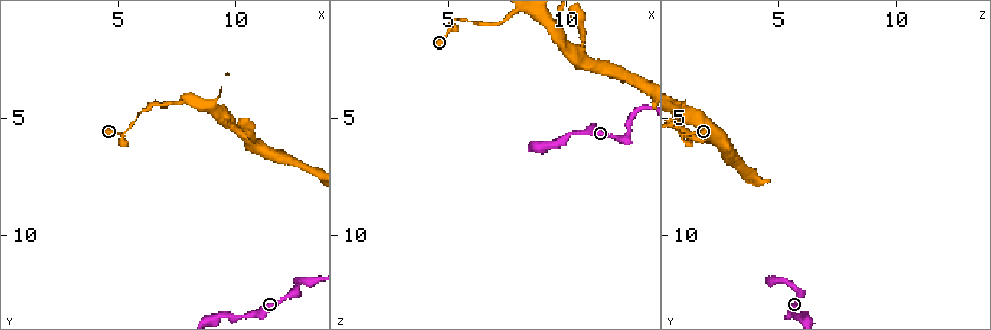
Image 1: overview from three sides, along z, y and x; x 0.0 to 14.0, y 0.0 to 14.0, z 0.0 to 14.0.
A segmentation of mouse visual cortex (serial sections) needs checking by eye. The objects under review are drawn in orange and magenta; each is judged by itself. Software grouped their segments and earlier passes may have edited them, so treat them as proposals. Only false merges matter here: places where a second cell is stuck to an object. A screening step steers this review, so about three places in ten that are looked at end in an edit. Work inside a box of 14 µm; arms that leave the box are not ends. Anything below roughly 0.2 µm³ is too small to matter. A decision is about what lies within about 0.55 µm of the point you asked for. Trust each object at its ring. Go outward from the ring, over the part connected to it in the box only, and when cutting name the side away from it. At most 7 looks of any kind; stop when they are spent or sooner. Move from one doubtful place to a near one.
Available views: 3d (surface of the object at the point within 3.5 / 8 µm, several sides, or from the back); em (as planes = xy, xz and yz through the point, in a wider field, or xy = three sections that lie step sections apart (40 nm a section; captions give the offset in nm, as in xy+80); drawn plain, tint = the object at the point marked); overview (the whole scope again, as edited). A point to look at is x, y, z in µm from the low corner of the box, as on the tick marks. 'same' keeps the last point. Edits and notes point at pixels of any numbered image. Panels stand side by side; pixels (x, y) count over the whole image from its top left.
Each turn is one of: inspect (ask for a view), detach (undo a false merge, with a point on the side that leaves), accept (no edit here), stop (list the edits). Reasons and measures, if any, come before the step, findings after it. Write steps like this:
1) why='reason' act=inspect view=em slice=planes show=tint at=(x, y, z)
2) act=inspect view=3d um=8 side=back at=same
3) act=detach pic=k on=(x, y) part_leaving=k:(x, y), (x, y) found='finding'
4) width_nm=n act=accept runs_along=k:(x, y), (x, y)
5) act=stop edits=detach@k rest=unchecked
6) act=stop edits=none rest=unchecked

why='abrupt turn' act=inspect view=3d um=3.5 side=back at=(12.6, 12.4, 5.8)

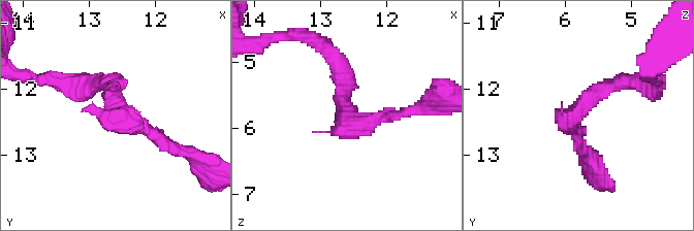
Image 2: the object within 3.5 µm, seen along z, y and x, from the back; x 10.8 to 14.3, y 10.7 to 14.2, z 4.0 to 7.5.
act=inspect view=em slice=planes show=tint at=(12.55, 12.40, 5.85)

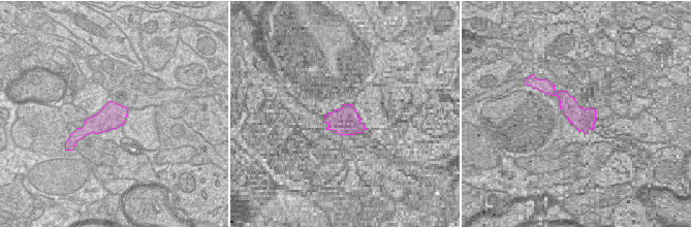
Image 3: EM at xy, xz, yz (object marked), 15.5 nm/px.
act=accept found='all the same cell'

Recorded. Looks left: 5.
why='abrupt turn' act=inspect view=3d um=3.5 side=back at=(5.2, 5.7, 1.0)

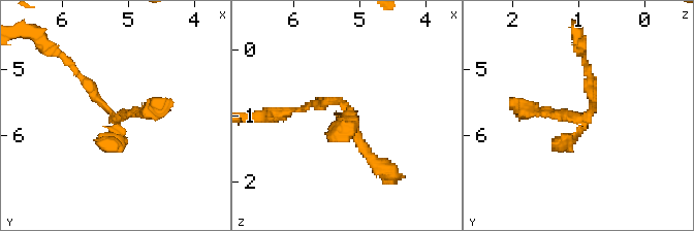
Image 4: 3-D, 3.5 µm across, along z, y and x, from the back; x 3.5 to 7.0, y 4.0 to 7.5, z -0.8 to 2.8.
why='shape alone is not enough' act=inspect view=em slice=xy step=3 show=tint at=(5.20, 5.80, 0.90)

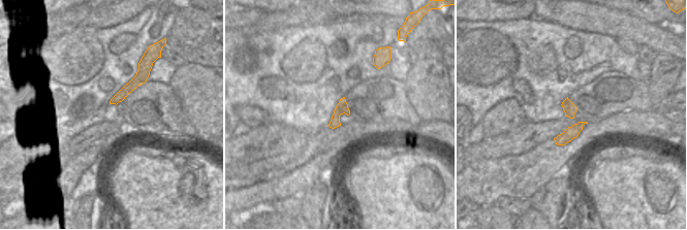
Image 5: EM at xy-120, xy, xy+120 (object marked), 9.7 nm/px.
act=accept runs_along=4:(381, 166), (340, 100), (308, 106) found='all the same cell'

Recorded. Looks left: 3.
why='two arms in line, one across' act=inspect view=3d um=3.5 at=(9.7, 5.0, 0.9)

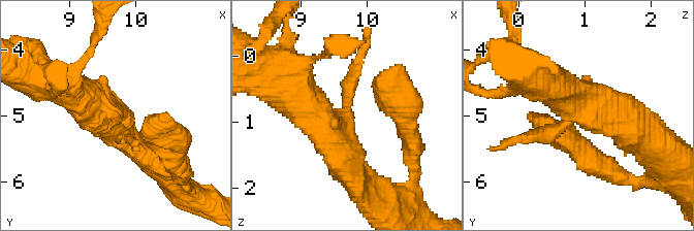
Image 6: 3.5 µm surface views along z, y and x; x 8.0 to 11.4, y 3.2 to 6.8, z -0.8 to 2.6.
arms=3 arm_widths_nm=200,500,500 act=inspect view=em slice=xy step=3 show=tint at=(9.60, 4.90, 0.85)

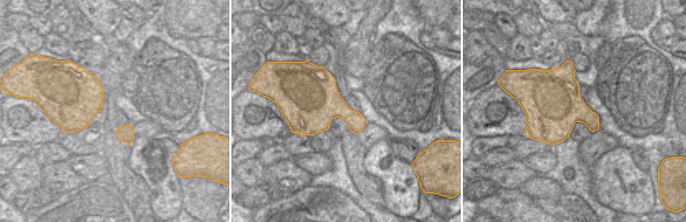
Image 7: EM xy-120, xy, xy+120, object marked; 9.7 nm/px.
act=accept runs_along=6:(275, 84), (319, 116), (351, 175) found='one cell here'

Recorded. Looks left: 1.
act=stop edits=none rest=unchecked

